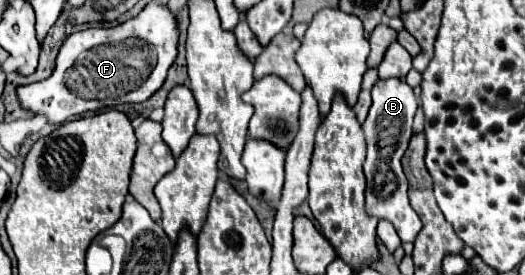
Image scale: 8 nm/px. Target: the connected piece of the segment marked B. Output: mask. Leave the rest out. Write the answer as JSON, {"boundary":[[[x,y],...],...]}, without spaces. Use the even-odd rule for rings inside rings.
{"boundary":[[[398,78],[378,80],[372,88],[372,106],[368,118],[362,124],[368,144],[366,162],[364,162],[364,174],[368,182],[366,210],[376,218],[388,218],[394,224],[402,242],[414,242],[414,238],[422,230],[422,220],[408,202],[408,180],[400,164],[408,148],[408,142],[412,138],[412,118],[418,106],[420,106],[418,98],[404,80]]]}

